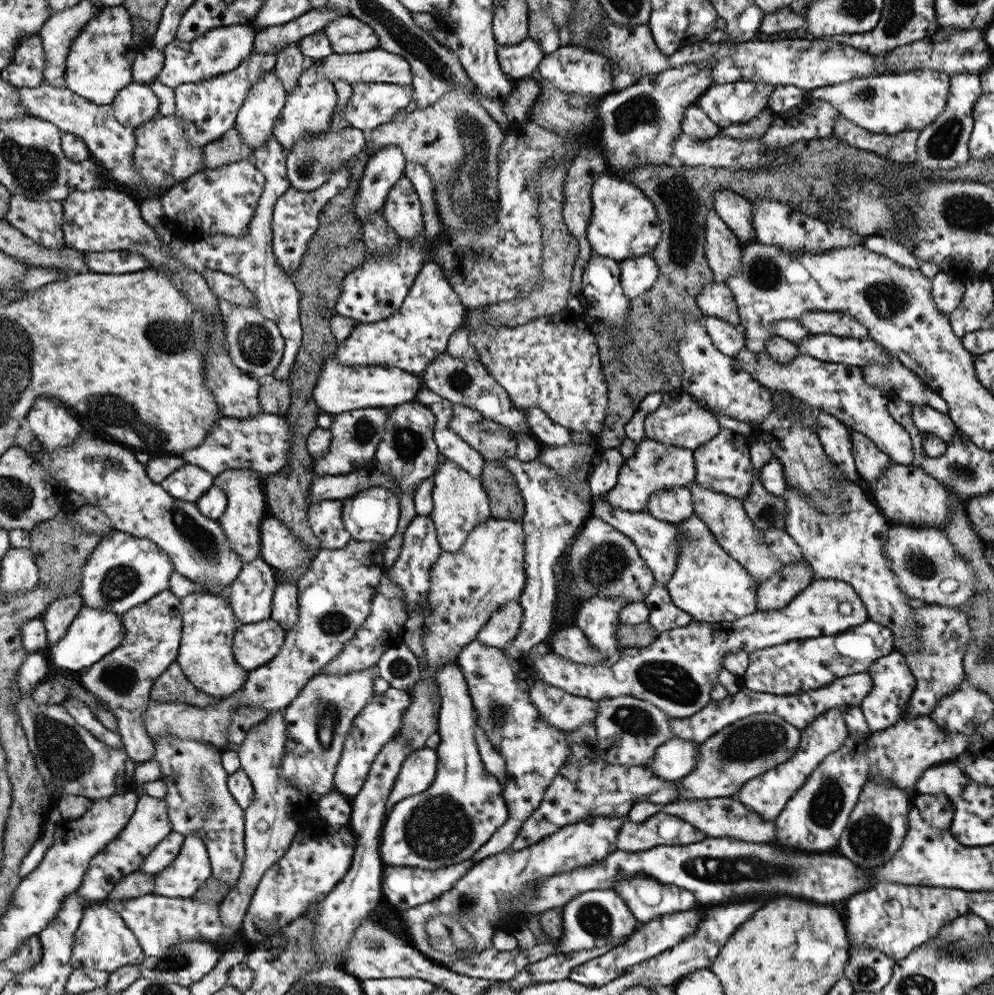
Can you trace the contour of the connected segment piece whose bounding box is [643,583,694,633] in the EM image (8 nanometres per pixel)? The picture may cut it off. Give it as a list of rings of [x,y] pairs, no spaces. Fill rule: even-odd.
[[[657,584],[643,600],[650,611],[650,623],[658,632],[677,629],[694,621],[690,614],[680,610],[671,599],[670,593],[664,584]]]

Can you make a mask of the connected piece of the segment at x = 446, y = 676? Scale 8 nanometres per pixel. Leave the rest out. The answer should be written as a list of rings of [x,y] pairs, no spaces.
[[[457,662],[442,665],[439,670],[436,685],[440,687],[442,706],[438,720],[440,744],[436,748],[439,757],[436,780],[424,793],[406,797],[387,812],[379,838],[381,860],[385,865],[436,870],[465,862],[478,853],[508,819],[508,805],[503,797],[503,785],[490,774],[479,753],[475,739],[475,710],[465,676]]]

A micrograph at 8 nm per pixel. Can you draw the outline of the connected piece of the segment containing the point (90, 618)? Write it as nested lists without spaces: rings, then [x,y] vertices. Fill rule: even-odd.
[[[84,605],[81,613],[69,626],[66,634],[55,644],[49,647],[49,661],[60,669],[79,671],[88,669],[96,664],[101,658],[108,656],[117,648],[125,638],[125,625],[122,617],[109,611],[90,608]]]

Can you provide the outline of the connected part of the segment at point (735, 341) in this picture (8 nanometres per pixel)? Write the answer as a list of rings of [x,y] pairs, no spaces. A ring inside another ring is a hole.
[[[716,317],[704,318],[703,324],[713,346],[719,352],[728,357],[734,357],[745,349],[745,336],[740,334],[733,324]]]

